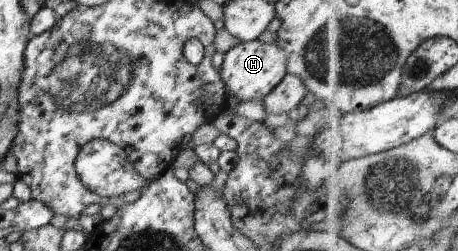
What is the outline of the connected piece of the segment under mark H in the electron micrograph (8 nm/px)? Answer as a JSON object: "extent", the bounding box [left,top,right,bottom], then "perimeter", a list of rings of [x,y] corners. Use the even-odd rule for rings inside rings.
{"extent":[219,39,287,102],"perimeter":[[[257,39],[240,42],[222,56],[219,79],[222,81],[226,96],[234,96],[239,102],[263,100],[280,79],[287,73],[283,50],[274,43],[264,44]]]}

